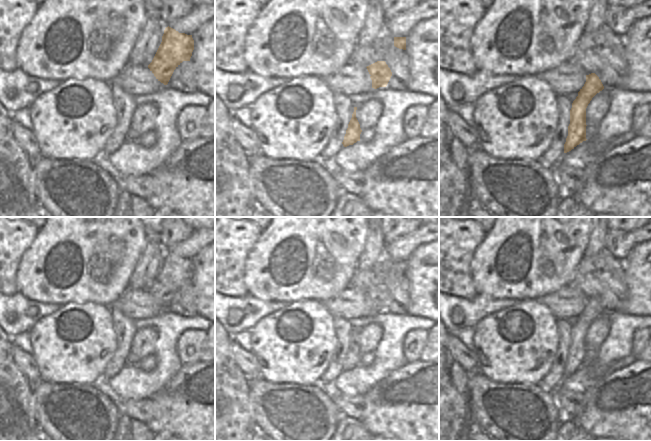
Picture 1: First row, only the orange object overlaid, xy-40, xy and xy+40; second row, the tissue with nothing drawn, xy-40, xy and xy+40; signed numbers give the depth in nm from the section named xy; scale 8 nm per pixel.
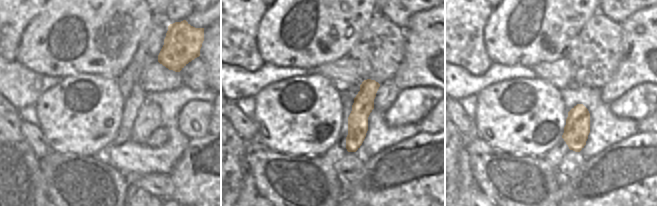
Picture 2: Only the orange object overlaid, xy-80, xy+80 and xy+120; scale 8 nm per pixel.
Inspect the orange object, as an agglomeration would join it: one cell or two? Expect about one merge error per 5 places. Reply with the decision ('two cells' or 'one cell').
one cell

